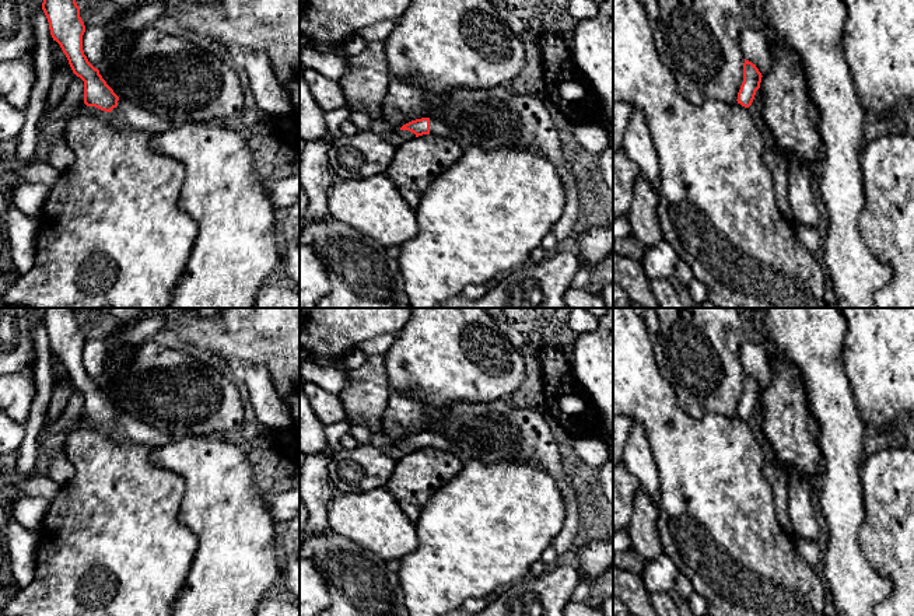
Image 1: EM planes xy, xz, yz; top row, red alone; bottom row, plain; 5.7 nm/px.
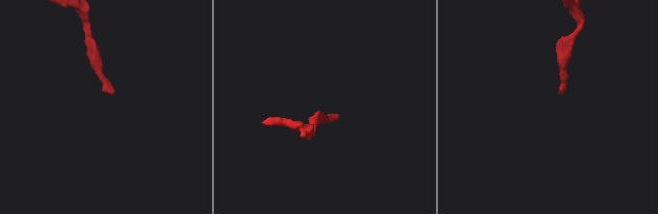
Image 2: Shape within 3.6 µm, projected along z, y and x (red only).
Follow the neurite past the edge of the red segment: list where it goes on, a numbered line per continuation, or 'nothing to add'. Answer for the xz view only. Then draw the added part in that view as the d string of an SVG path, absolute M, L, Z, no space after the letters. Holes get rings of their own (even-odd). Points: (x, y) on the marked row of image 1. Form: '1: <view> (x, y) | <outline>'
1: xz (437, 128) | M430 119L430 134L454 139L454 132L444 122Z

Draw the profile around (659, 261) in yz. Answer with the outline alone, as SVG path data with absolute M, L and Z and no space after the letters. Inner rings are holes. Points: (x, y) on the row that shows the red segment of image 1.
M662 238L645 251L641 265L648 280L669 280L675 274L677 262L677 253Z

